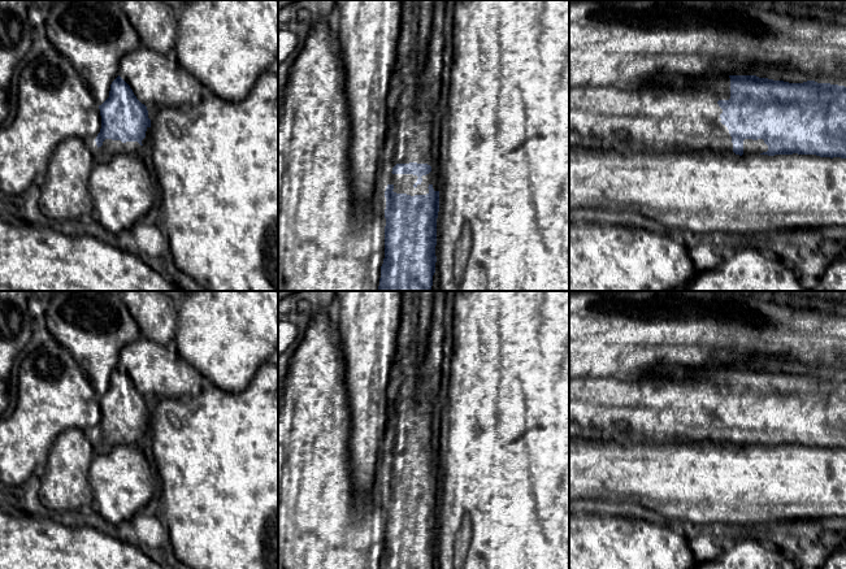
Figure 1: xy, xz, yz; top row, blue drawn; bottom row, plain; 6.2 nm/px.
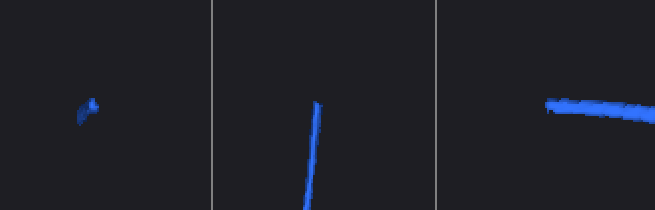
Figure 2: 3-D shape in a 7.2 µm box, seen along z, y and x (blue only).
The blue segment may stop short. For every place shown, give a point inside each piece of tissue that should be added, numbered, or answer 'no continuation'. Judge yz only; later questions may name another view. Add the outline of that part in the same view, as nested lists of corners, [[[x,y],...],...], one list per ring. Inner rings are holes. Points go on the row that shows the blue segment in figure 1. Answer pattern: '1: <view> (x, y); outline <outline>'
1: yz (673, 114); outline [[[729,75],[699,79],[663,77],[651,87],[569,87],[569,147],[634,152],[733,152],[729,130],[720,121],[719,100],[730,99]]]

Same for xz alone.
1: xz (420, 83); outline [[[403,0],[402,3],[402,26],[396,47],[396,62],[386,103],[387,131],[381,149],[381,169],[386,175],[387,184],[392,184],[392,191],[396,194],[426,195],[430,184],[434,191],[439,191],[435,168],[437,114],[446,109],[450,94],[454,8],[455,0],[435,0],[429,44],[426,53],[421,55],[417,43],[417,1]],[[409,162],[431,166],[431,171],[421,177],[422,182],[416,188],[413,184],[417,182],[417,175],[391,173],[396,164]]]

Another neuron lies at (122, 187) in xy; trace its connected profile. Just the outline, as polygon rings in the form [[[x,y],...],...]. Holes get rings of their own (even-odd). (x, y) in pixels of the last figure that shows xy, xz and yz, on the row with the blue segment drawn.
[[[118,153],[97,160],[90,175],[88,191],[95,207],[94,216],[113,238],[127,235],[139,221],[149,220],[157,205],[153,173],[144,153]]]

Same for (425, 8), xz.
[[[416,0],[416,1],[417,1],[417,21],[418,21],[418,35],[417,35],[418,51],[421,55],[425,55],[431,32],[435,0]]]

